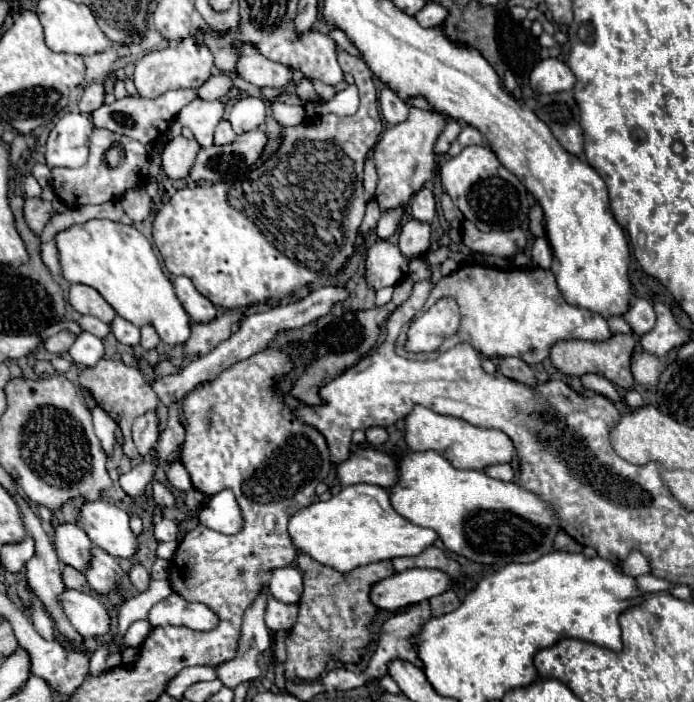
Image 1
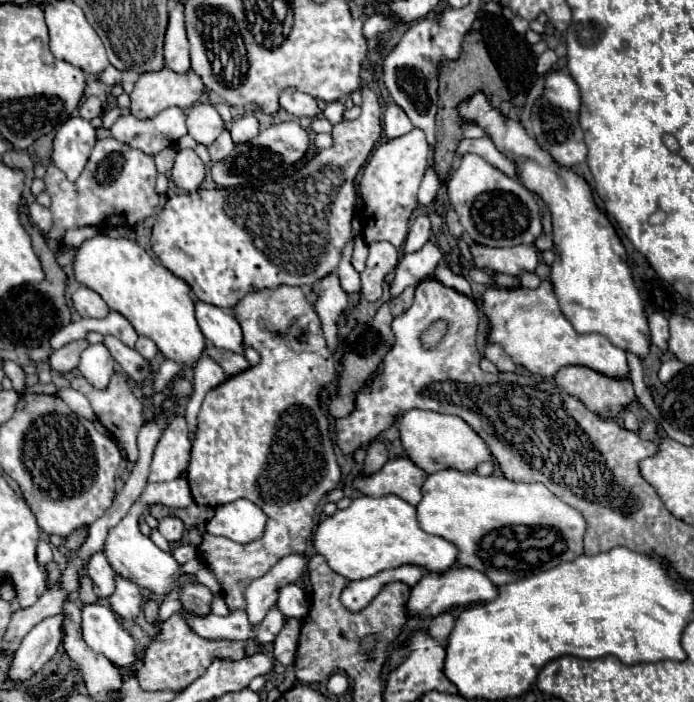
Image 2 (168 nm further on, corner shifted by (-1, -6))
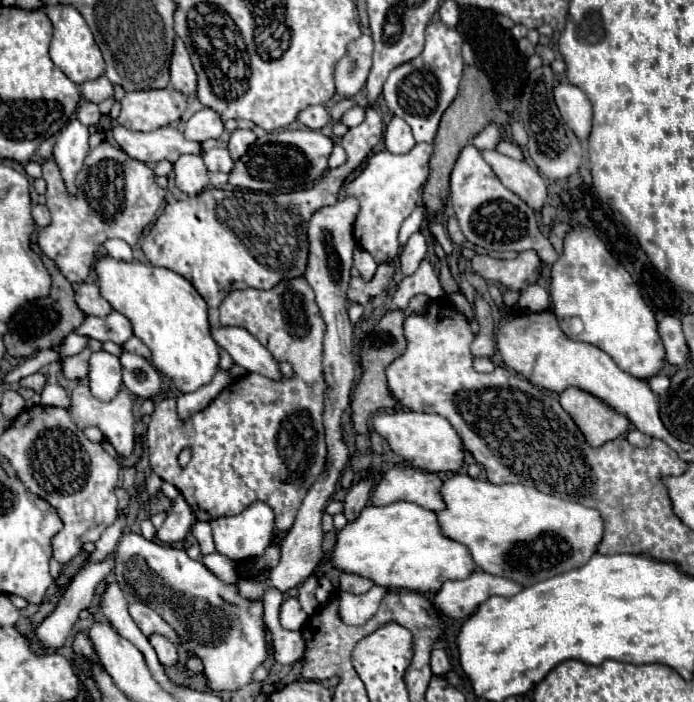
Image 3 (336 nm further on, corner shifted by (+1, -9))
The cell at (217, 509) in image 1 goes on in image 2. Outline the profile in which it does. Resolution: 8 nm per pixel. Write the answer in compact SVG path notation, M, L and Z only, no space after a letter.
M238 499L216 507L214 517L206 525L210 535L222 535L236 543L250 543L264 535L266 513L248 499Z

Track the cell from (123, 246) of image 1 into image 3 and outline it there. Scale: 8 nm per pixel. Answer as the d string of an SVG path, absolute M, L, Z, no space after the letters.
M108 254L96 258L94 272L102 298L106 298L114 310L122 312L132 322L134 336L138 336L150 348L154 366L170 376L180 392L194 392L212 380L212 376L218 372L218 344L210 338L208 306L188 280L168 268L156 268L152 264L142 264L136 260L116 260Z

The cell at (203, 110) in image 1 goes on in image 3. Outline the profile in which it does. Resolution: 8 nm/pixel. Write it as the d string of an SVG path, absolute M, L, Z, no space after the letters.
M202 108L200 112L196 112L184 126L184 136L196 142L220 138L222 134L224 134L224 124L220 116L210 108Z

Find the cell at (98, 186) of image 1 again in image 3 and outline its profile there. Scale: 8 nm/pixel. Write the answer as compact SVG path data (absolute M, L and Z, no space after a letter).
M106 140L86 156L84 168L78 174L78 196L68 196L58 166L52 158L42 164L42 170L48 184L46 206L52 214L52 222L38 232L38 246L48 258L56 262L60 272L72 284L86 280L104 240L122 238L134 246L144 226L154 220L166 196L166 190L156 184L152 168L130 158L126 152Z

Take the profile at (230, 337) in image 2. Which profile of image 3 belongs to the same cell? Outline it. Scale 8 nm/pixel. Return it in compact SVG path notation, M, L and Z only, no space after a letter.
M212 326L210 328L210 336L246 372L258 372L258 374L270 376L274 380L282 378L282 374L278 370L278 362L244 328L236 328L236 326Z

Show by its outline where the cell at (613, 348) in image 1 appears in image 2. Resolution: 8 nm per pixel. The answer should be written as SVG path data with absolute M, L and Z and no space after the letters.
M564 367L554 381L604 419L616 419L636 399L630 379L610 379L586 367Z

